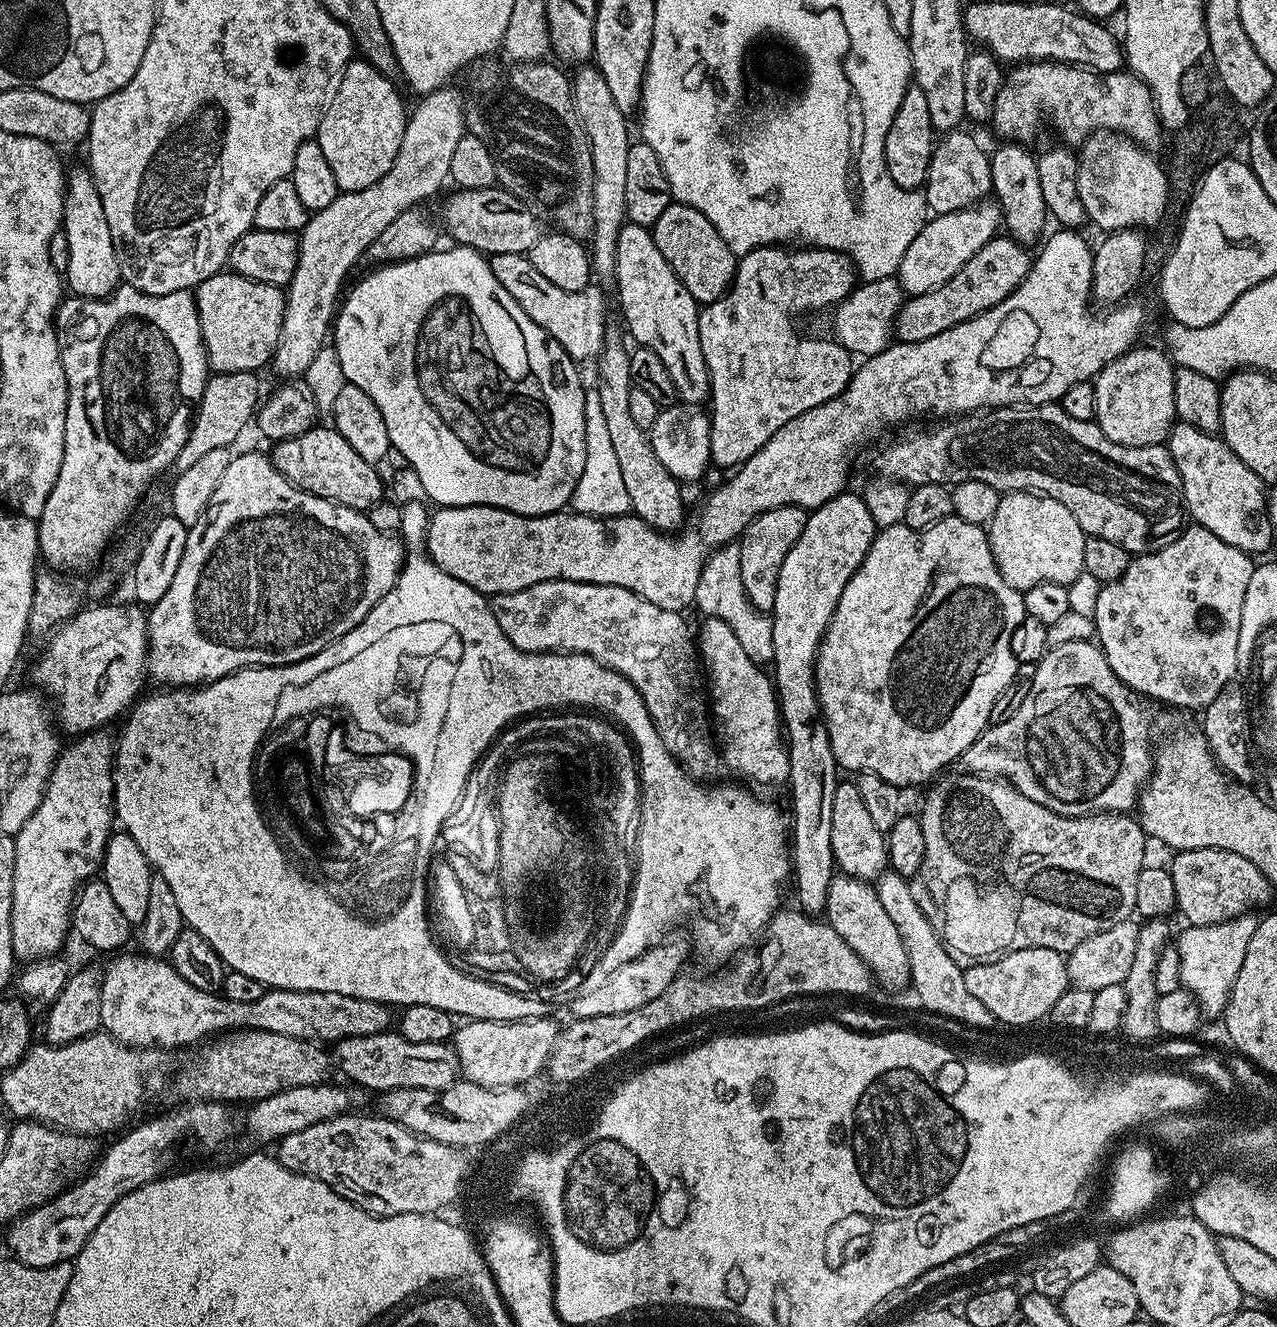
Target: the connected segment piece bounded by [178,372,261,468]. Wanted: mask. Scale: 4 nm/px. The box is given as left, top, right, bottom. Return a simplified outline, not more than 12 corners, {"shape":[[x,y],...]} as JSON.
{"shape":[[256,372],[209,375],[178,448],[228,448],[261,399]]}

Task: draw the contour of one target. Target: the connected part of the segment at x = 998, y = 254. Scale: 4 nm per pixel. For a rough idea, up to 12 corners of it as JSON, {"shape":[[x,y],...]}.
{"shape":[[1003,235],[944,285],[905,299],[895,339],[913,344],[1003,305],[1030,256]]}

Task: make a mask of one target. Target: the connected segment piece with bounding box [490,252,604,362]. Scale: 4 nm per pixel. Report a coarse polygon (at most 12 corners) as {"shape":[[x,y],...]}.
{"shape":[[518,252],[492,273],[581,362],[601,351],[604,300],[554,286]]}

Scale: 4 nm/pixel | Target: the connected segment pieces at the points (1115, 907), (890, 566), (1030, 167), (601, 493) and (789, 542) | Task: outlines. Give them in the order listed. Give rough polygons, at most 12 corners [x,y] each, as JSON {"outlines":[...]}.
{"outlines":[[[939,783],[945,948],[1072,952],[1136,910],[1146,835]],[[979,524],[881,528],[820,641],[837,765],[927,785],[1024,621]],[[1008,142],[990,156],[994,196],[1021,245],[1046,217],[1037,157]],[[585,393],[587,462],[575,513],[627,515],[630,500],[600,396]],[[808,512],[757,514],[739,537],[745,594],[771,613]]]}

